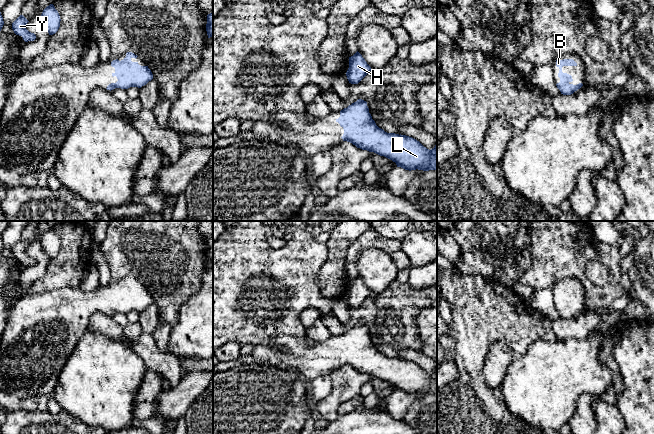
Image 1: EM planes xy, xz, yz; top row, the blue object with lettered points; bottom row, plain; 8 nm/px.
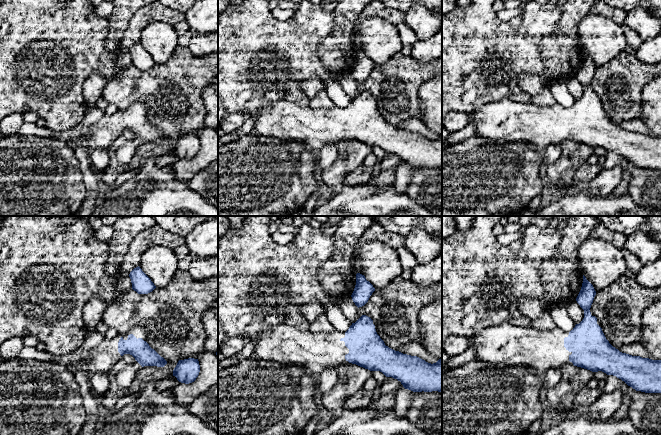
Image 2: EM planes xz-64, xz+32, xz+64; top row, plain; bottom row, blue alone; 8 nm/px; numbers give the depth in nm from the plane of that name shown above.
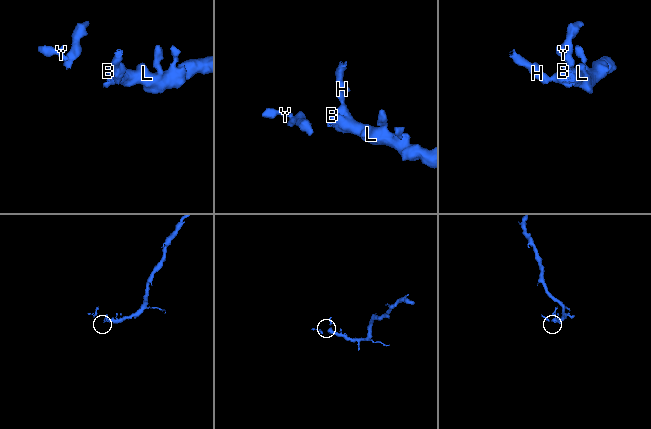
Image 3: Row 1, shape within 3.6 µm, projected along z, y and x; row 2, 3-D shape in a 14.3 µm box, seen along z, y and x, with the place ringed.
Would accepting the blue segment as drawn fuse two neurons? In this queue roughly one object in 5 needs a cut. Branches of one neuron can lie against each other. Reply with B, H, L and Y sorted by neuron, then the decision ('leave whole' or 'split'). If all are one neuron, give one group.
B H L Y | leave whole

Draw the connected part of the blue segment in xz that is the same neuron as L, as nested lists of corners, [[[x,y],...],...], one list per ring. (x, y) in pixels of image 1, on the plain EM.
[[[358,323],[341,334],[340,341],[336,343],[336,346],[344,353],[341,361],[343,365],[350,366],[357,372],[384,380],[395,386],[397,391],[405,394],[437,394],[437,367],[433,373],[429,374],[412,361],[385,356],[376,349],[369,337],[367,326],[362,323]]]

